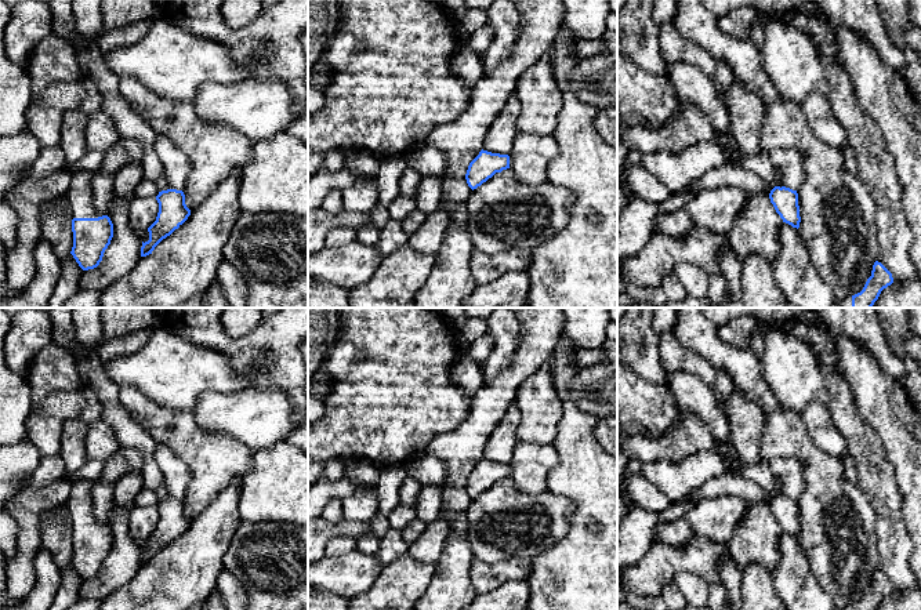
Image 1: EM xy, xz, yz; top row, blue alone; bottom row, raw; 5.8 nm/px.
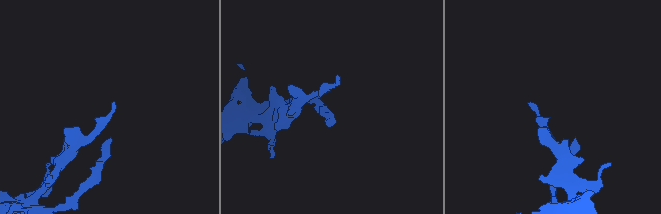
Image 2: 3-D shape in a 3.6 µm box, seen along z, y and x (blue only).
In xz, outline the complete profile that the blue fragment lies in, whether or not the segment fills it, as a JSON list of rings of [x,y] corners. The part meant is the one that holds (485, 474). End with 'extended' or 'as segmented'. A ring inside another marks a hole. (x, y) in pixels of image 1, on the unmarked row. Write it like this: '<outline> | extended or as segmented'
[[[481,460],[479,464],[469,472],[465,489],[474,500],[492,487],[496,482],[510,478],[510,465]]] | as segmented

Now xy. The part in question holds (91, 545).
[[[73,482],[66,502],[70,515],[73,556],[70,563],[83,580],[94,578],[113,547],[113,533],[93,509],[93,482]]] | extended

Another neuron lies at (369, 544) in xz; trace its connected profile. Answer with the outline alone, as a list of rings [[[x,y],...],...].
[[[371,533],[362,535],[356,540],[356,551],[367,555],[376,555],[380,547],[380,538]]]

